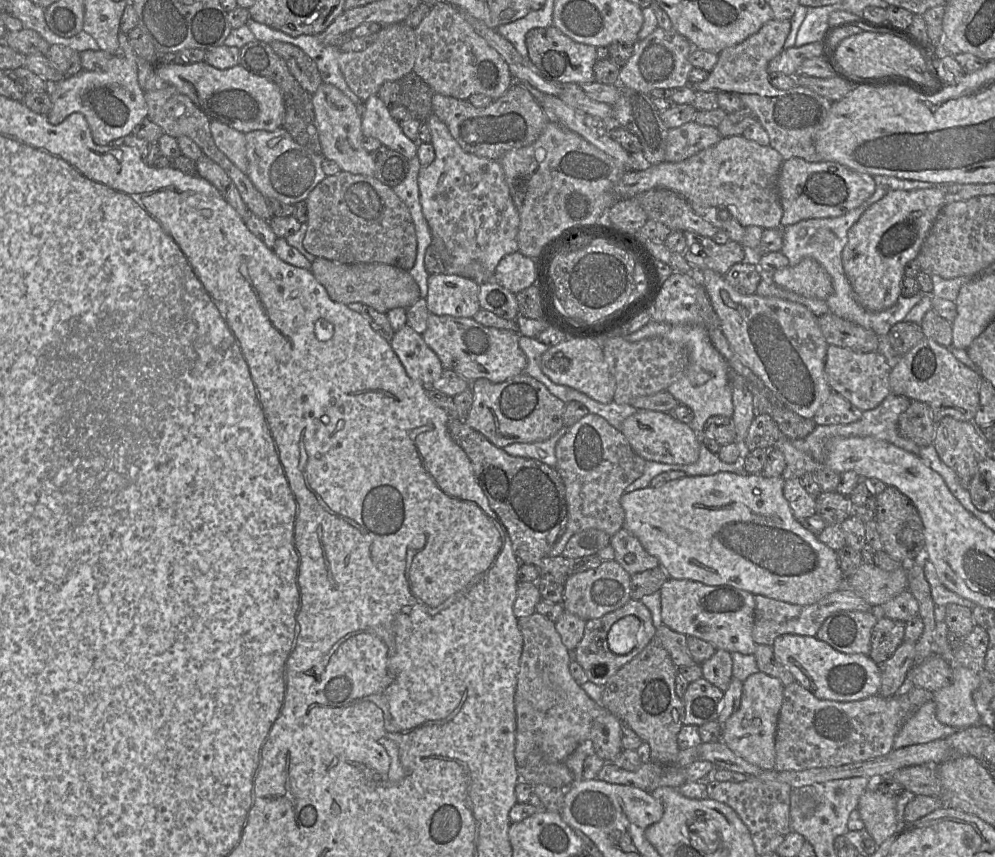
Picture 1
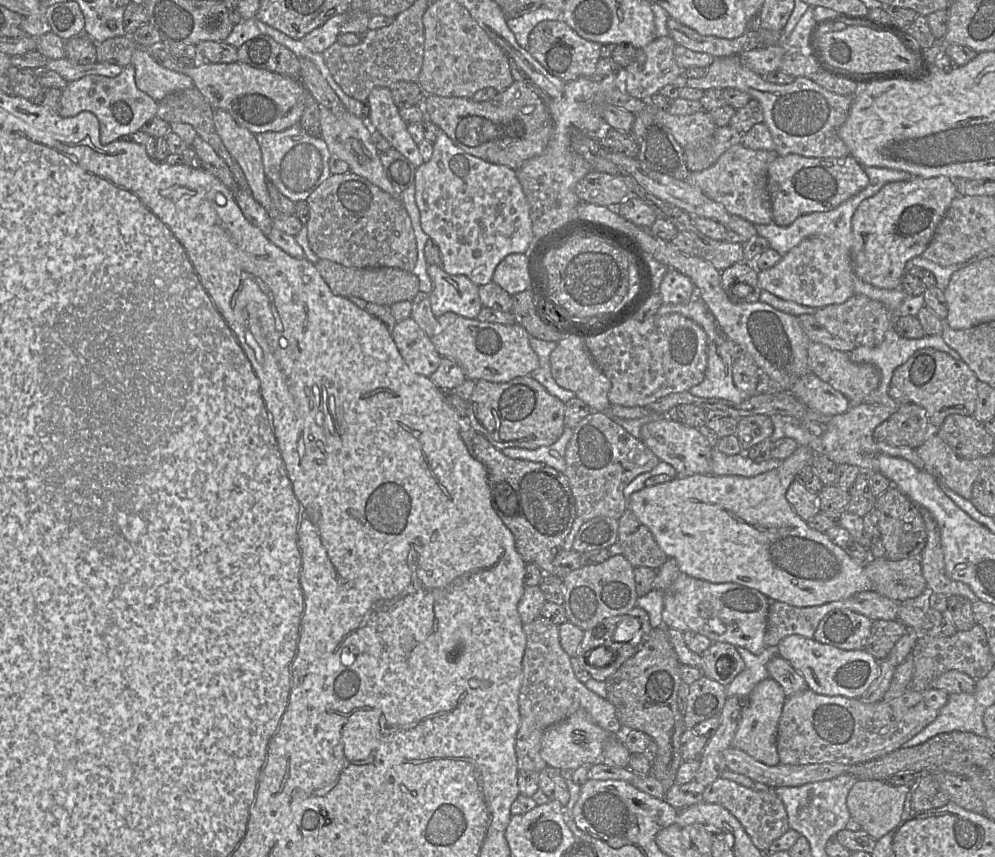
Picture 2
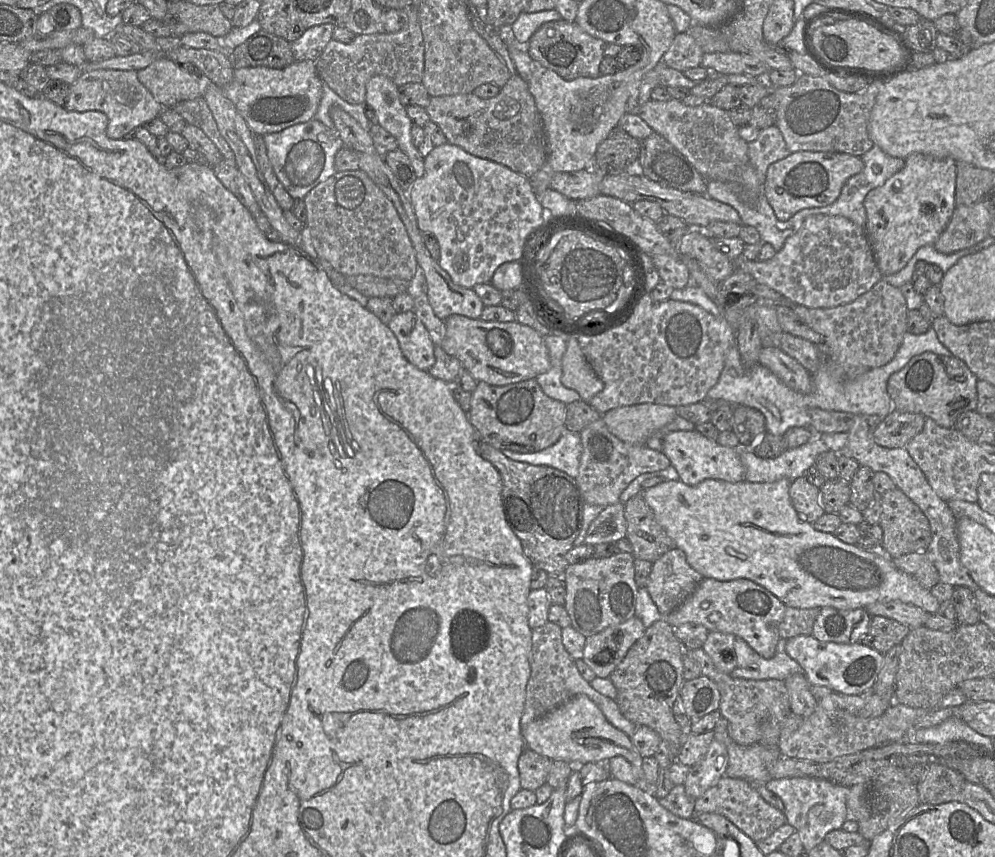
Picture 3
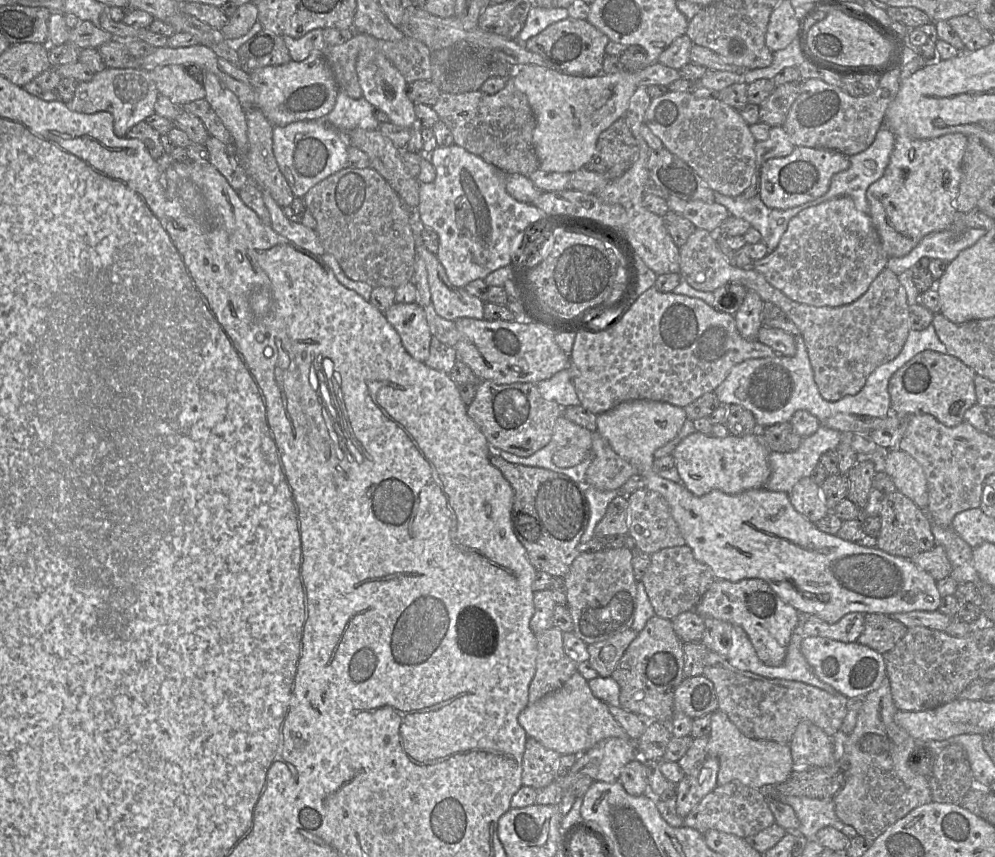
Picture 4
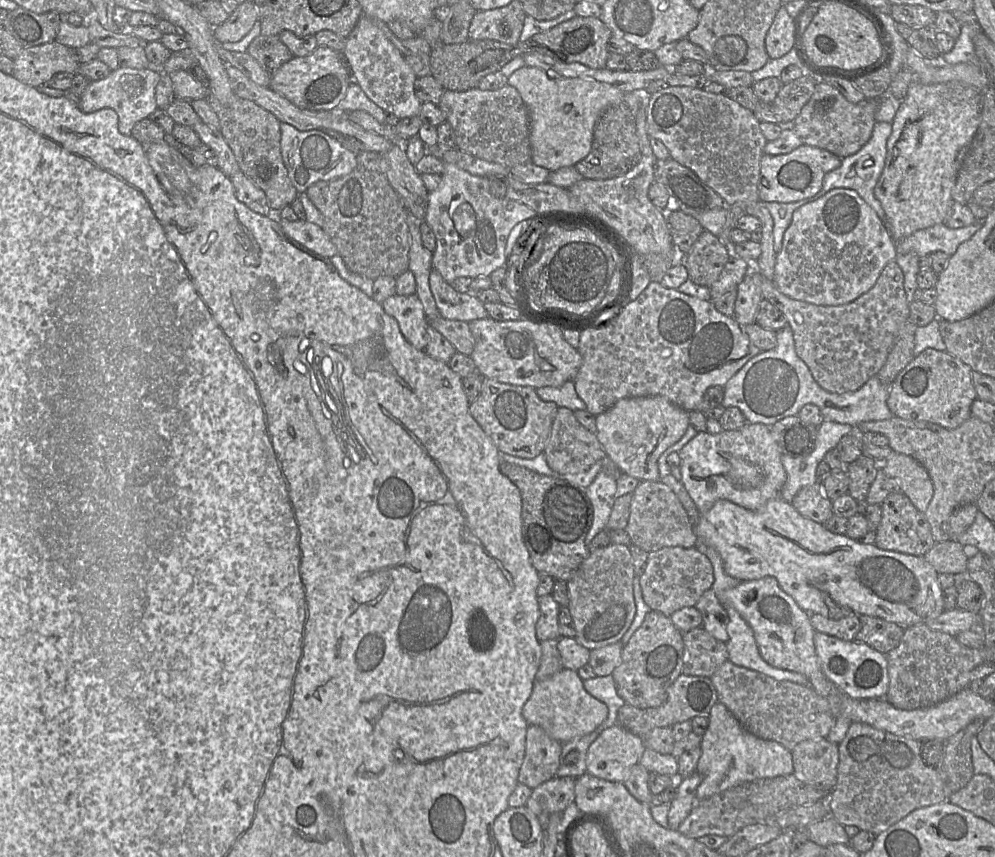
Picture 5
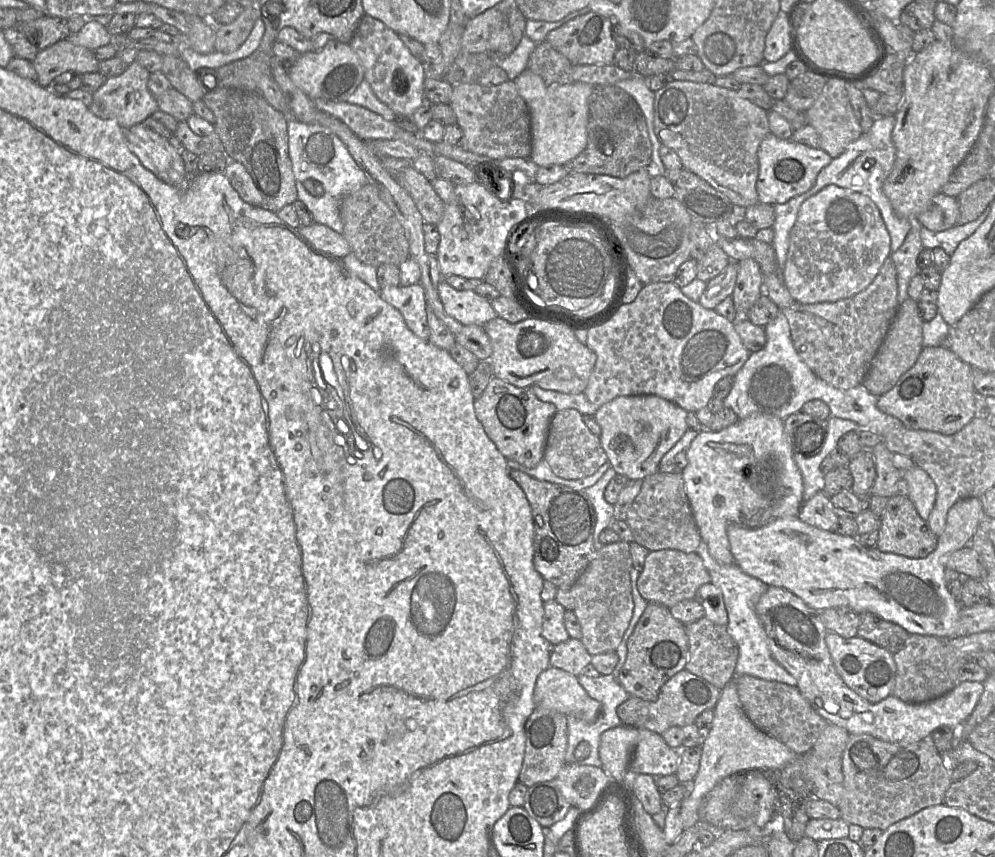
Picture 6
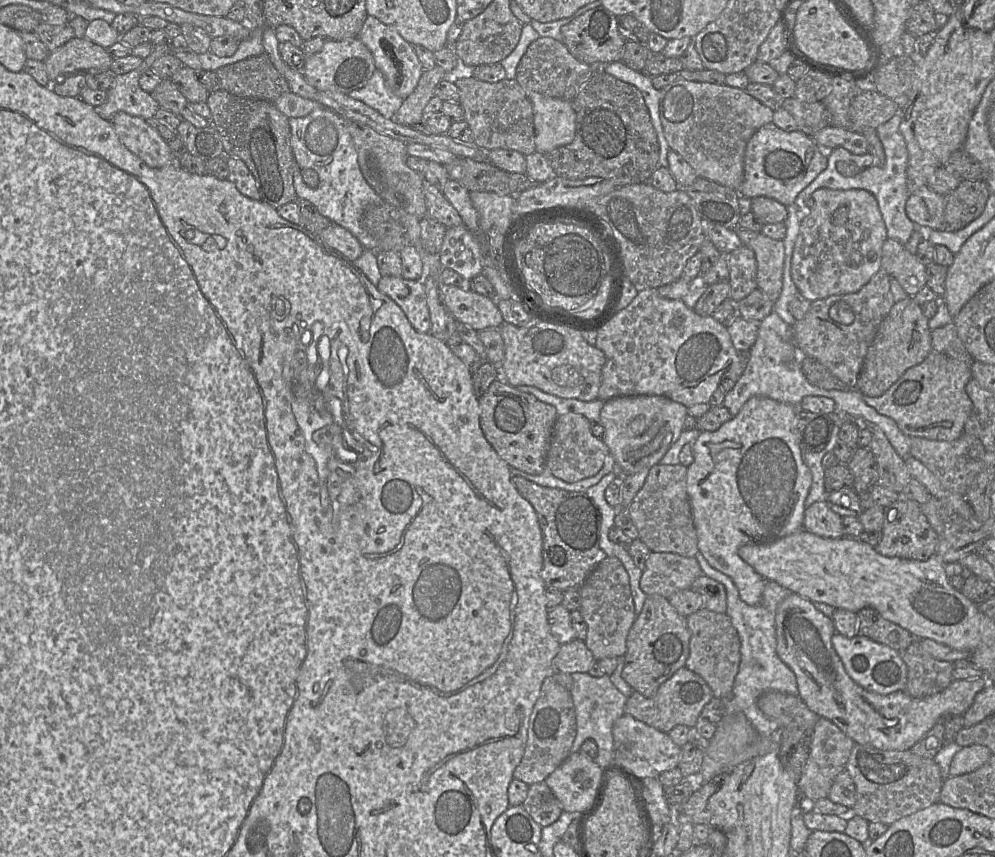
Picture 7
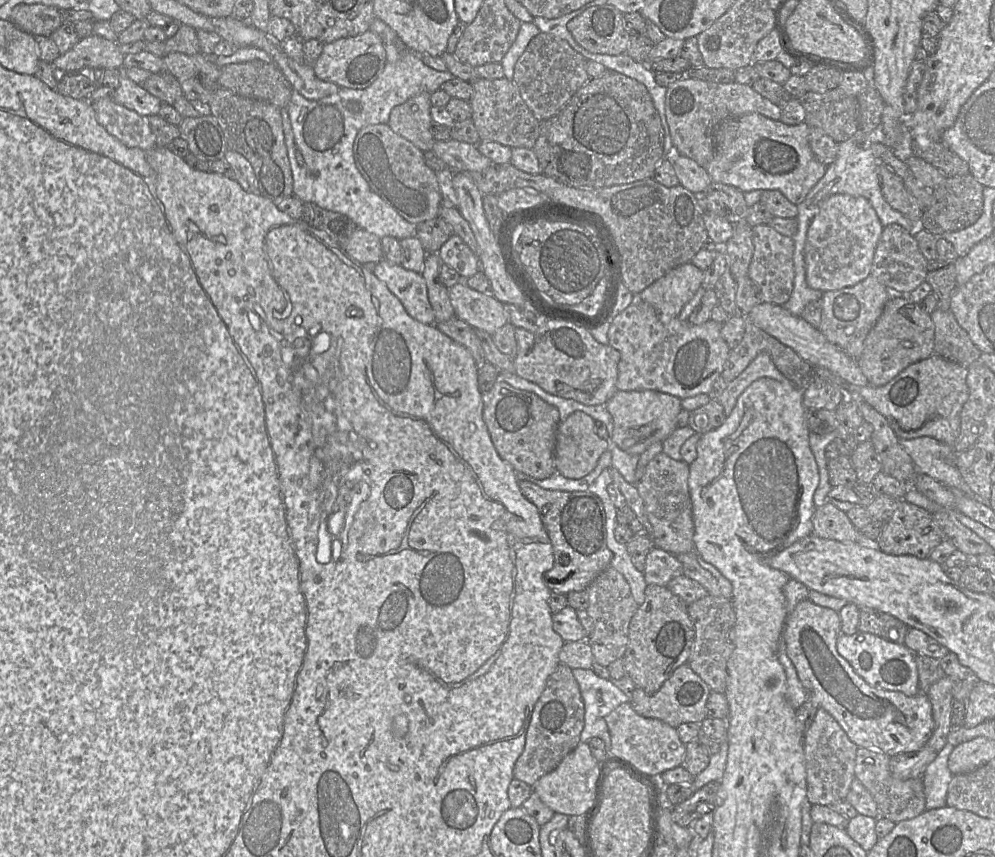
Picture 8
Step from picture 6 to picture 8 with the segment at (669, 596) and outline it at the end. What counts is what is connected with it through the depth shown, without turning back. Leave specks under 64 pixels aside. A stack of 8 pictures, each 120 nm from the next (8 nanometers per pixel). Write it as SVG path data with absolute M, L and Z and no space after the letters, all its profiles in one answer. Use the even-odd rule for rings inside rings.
M655 546L647 554L644 569L647 585L667 587L672 579L680 575L683 575L683 568L675 555Z

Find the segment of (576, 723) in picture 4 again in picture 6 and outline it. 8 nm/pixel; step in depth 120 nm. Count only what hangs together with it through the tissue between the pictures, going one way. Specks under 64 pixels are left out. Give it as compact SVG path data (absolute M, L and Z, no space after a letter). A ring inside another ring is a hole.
M548 667L536 680L535 708L557 711L593 723L602 712L599 701L591 698L576 676L556 667Z

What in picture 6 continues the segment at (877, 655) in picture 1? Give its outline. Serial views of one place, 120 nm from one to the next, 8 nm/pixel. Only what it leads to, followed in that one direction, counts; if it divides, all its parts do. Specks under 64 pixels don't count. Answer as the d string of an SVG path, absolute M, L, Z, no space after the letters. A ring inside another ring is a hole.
M862 612L859 614L859 618L857 635L885 648L892 654L901 650L909 638L910 633L902 626L887 621L874 613Z

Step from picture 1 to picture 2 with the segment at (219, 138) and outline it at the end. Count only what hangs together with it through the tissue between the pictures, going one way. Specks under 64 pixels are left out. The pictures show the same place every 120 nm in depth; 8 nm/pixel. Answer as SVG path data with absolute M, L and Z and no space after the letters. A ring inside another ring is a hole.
M214 109L213 117L216 132L241 167L253 198L273 215L273 204L267 190L262 153L256 136L222 109Z

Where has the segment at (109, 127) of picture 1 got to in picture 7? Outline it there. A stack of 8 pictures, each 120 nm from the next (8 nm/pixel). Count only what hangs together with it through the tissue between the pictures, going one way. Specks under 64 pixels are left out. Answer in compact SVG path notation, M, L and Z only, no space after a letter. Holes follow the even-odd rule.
M171 40L168 43L155 44L137 69L116 76L107 90L107 100L94 107L95 111L108 121L118 112L140 117L145 121L153 118L160 106L150 93L141 89L139 79L158 58L169 53L172 53Z

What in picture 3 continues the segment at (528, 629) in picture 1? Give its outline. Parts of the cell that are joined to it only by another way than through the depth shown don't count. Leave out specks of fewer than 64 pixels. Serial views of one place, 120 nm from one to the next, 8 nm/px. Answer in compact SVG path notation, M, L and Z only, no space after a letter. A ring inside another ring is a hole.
M549 621L532 630L532 649L529 655L531 674L526 686L524 712L520 720L521 734L522 729L530 722L542 717L574 696L584 694L600 708L609 723L631 737L639 725L626 719L615 700L594 690L590 683L581 676L575 660L564 648L561 633L562 628Z

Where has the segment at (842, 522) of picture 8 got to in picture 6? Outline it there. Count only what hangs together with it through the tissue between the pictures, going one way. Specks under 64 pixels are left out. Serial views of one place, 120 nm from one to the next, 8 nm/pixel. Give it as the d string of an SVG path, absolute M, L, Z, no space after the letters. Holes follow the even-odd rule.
M822 491L816 493L801 505L797 517L806 524L834 532L839 517L831 508L829 499Z

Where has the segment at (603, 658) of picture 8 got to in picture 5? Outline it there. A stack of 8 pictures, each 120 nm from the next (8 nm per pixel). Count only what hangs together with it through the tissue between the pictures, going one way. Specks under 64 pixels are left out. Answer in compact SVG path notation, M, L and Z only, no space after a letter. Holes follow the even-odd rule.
M610 544L605 548L591 550L589 556L567 581L568 609L576 630L574 639L580 645L591 651L622 639L636 613L634 577L634 565L629 547Z

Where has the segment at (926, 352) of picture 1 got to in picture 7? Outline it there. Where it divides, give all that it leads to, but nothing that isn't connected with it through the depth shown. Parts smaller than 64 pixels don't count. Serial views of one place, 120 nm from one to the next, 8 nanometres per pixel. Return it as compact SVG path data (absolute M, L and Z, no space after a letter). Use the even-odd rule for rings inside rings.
M932 350L918 365L909 368L881 396L864 396L865 402L882 415L893 419L909 437L953 441L964 433L972 410L966 385L972 378L971 364Z

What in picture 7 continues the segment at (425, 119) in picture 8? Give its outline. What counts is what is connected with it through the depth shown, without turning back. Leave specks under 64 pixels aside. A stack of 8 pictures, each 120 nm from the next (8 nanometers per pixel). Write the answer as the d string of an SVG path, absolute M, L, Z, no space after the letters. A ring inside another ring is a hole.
M437 65L432 69L424 70L415 90L403 101L392 119L405 126L424 122L424 108L434 96L436 85L447 76L448 73Z

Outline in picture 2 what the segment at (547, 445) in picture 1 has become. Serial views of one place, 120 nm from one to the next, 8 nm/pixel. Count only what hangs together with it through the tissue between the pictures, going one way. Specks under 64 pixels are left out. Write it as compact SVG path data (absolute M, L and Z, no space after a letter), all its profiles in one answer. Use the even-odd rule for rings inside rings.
M565 427L559 439L551 445L541 446L536 449L508 447L501 451L510 458L542 462L563 473L566 468L565 451L572 434L573 429Z

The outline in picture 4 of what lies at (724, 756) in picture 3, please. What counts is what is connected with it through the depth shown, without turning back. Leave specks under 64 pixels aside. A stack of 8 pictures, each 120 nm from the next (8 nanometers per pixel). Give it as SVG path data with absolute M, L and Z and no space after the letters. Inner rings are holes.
M707 756L692 774L685 775L676 785L676 812L684 818L698 803L717 786L719 761Z

